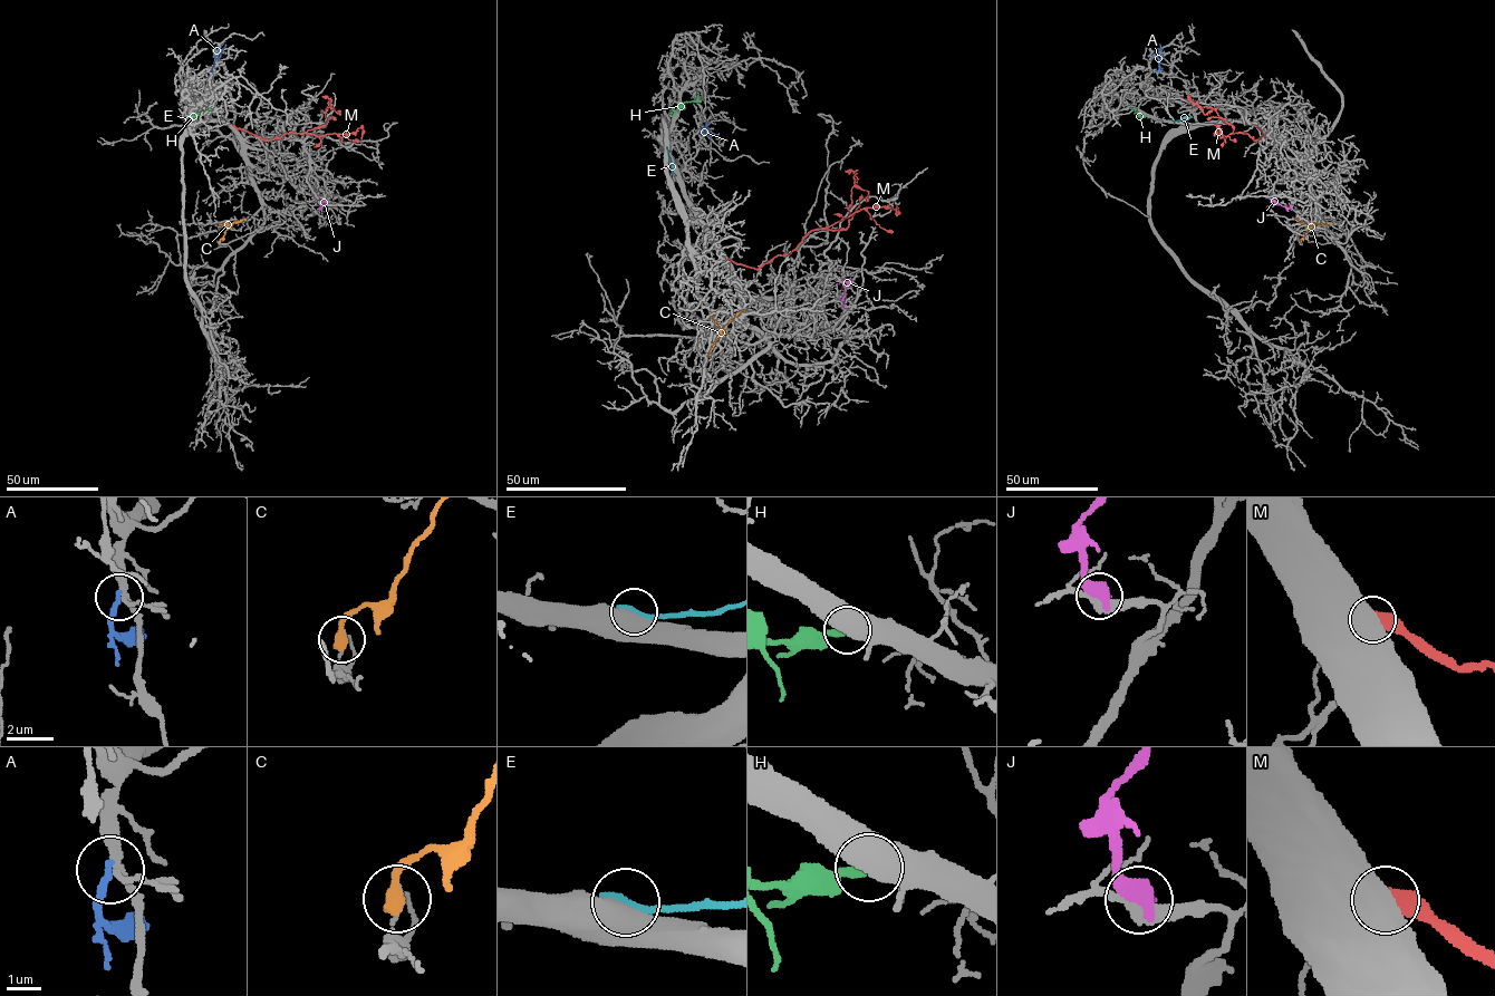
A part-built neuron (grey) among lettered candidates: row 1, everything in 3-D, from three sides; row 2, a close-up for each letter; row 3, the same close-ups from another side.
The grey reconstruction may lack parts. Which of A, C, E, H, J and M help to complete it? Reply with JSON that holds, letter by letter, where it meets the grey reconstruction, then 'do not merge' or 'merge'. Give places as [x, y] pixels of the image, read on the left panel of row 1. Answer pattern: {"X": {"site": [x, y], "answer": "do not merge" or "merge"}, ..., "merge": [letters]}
{"A": {"site": [212, 71], "answer": "do not merge"}, "C": {"site": [220, 241], "answer": "do not merge"}, "E": {"site": [185, 121], "answer": "do not merge"}, "H": {"site": [190, 115], "answer": "do not merge"}, "J": {"site": [322, 205], "answer": "do not merge"}, "M": {"site": [232, 125], "answer": "do not merge"}, "merge": []}

